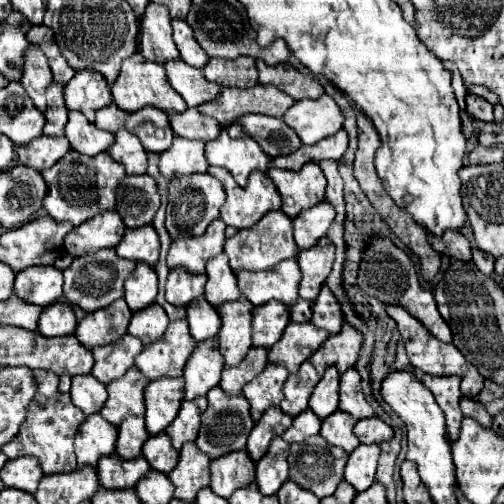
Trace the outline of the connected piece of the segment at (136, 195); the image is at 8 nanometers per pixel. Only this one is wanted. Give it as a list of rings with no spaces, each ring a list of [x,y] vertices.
[[[126,176],[120,182],[116,190],[116,212],[122,216],[126,228],[140,228],[150,224],[158,208],[160,194],[152,176]]]

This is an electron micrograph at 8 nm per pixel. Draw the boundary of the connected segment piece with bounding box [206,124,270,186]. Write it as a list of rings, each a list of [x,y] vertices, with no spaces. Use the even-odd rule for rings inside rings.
[[[224,124],[220,136],[206,144],[206,158],[210,166],[226,168],[242,186],[248,180],[250,172],[266,172],[270,158],[246,132],[242,132],[238,138],[230,138],[228,126],[230,124]]]

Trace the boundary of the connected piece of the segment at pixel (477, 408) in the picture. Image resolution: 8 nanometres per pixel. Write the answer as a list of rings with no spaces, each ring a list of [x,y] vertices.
[[[460,400],[460,410],[464,416],[474,418],[478,424],[482,424],[484,428],[492,426],[492,418],[488,416],[486,408],[478,402],[478,400]]]

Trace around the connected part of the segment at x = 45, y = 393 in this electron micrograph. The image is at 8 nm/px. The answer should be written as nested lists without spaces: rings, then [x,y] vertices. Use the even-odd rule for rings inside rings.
[[[34,370],[34,378],[38,380],[36,396],[28,404],[28,414],[26,422],[20,426],[20,432],[4,444],[2,452],[8,458],[16,456],[36,456],[40,460],[42,472],[44,474],[56,474],[56,472],[66,472],[76,468],[76,454],[74,454],[74,436],[84,422],[86,414],[80,412],[70,400],[70,394],[58,392],[58,376],[52,376],[52,372],[44,370]]]

